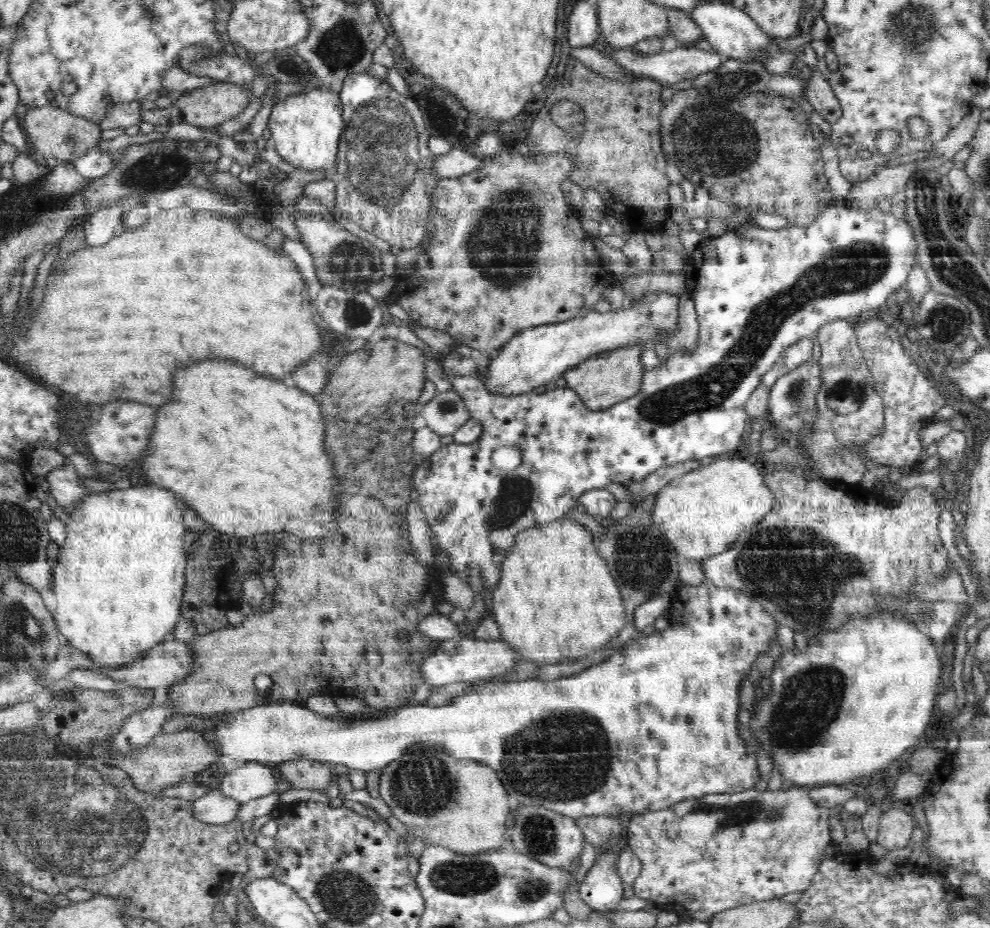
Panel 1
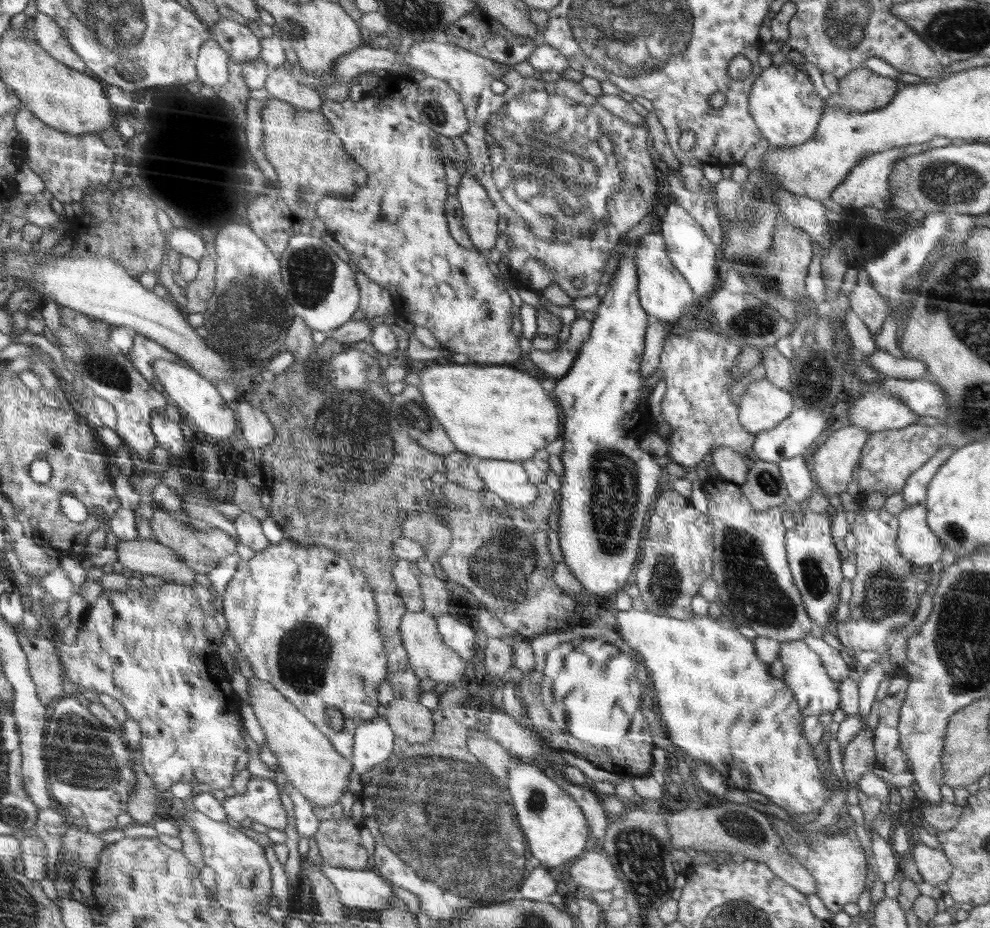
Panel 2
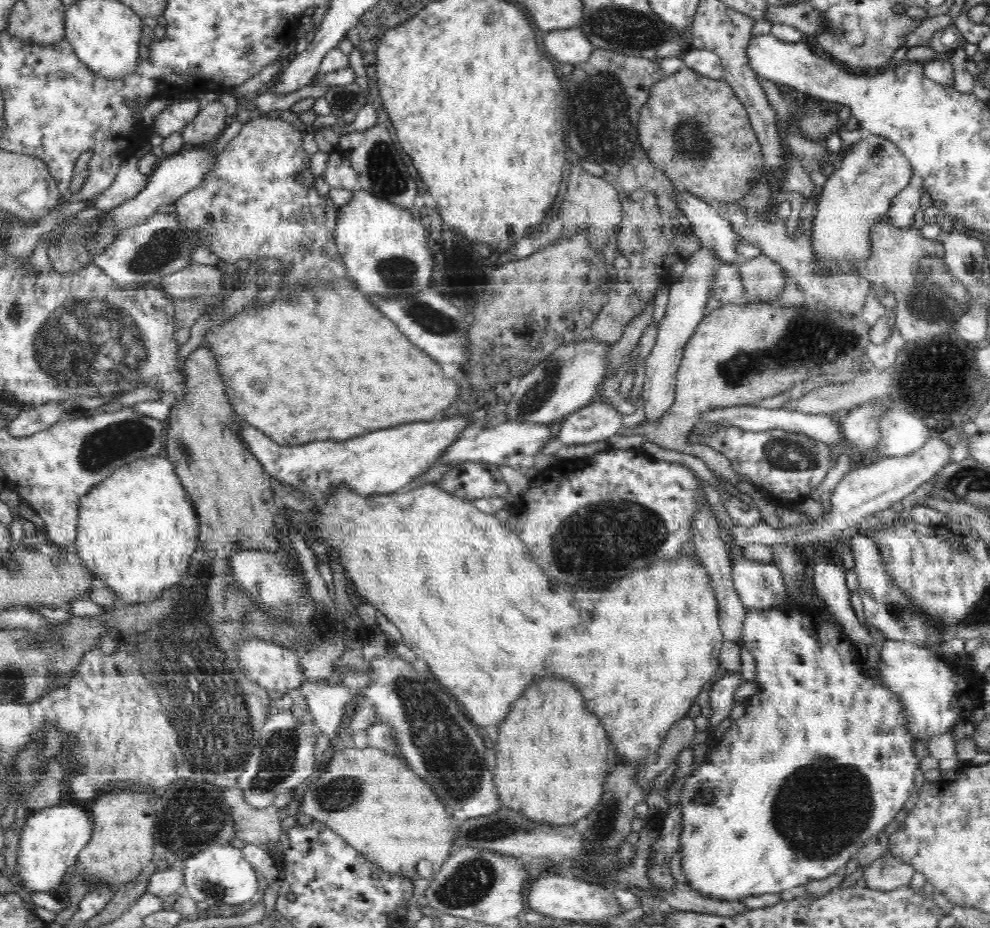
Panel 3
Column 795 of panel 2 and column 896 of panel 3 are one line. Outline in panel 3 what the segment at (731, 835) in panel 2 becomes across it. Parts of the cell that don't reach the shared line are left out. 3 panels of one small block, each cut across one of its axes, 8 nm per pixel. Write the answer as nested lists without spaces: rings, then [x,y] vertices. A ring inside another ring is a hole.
[[[890,852],[874,859],[864,870],[863,878],[868,887],[889,891],[908,884],[915,870],[910,863],[896,859]]]

